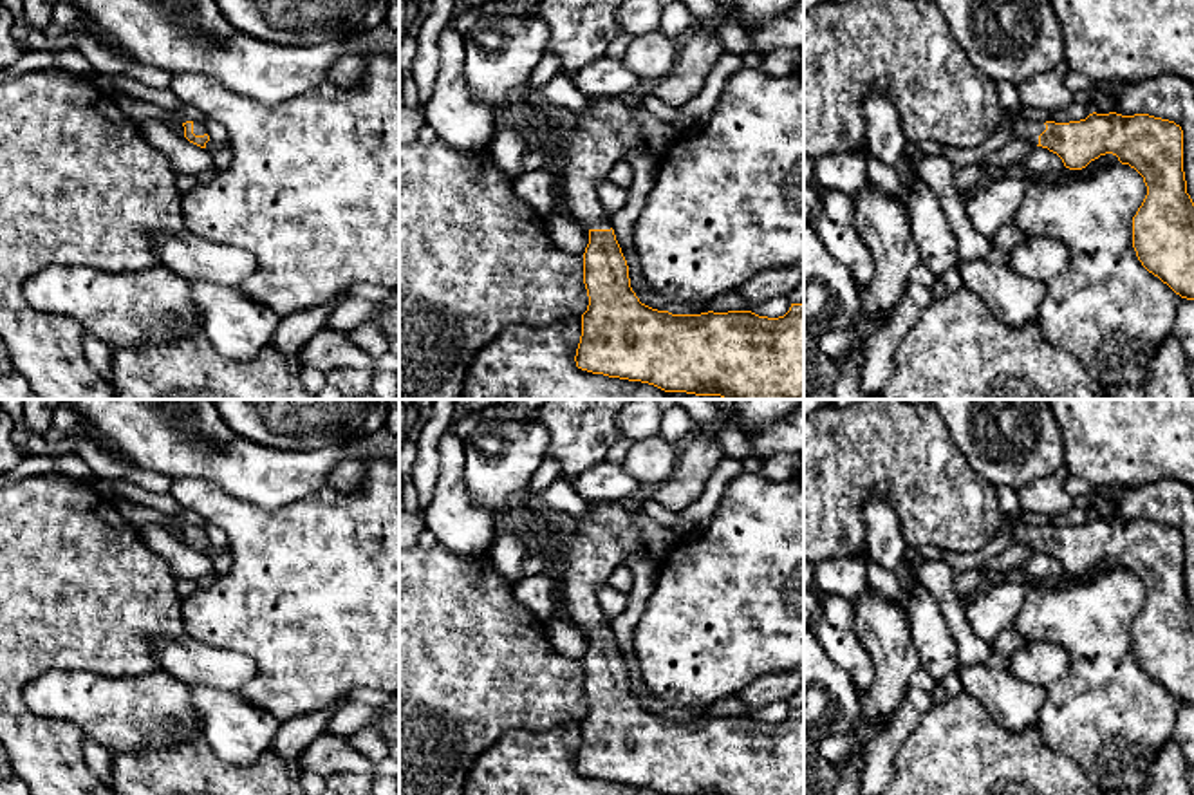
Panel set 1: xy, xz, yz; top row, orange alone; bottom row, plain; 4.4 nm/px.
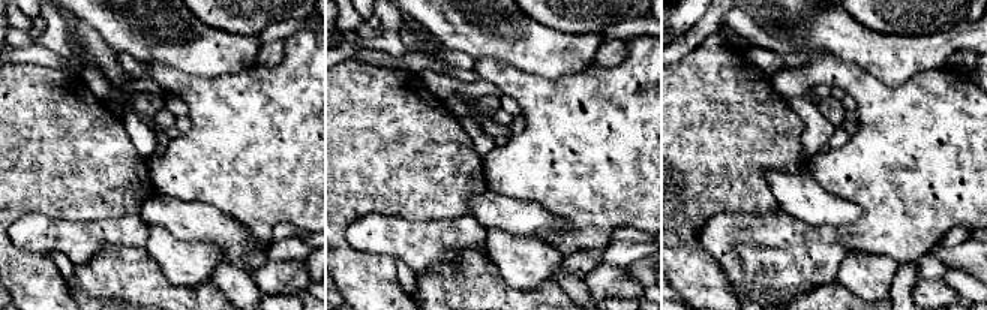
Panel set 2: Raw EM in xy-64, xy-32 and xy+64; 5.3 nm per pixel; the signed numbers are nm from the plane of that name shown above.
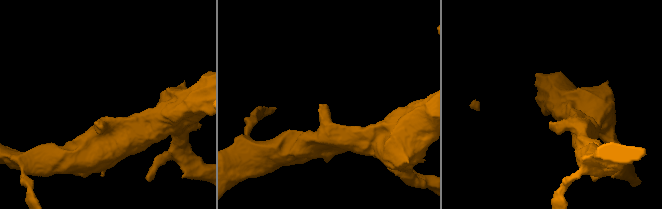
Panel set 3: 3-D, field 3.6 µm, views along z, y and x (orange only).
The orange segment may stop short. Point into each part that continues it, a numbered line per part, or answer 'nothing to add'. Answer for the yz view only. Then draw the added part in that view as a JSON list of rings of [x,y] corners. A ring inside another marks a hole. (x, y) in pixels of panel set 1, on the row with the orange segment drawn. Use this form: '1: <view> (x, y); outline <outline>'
1: yz (1028, 130); outline [[[1019,119],[1017,121],[1017,139],[1030,141],[1033,146],[1039,145],[1039,136],[1046,130],[1044,123],[1039,121],[1028,121],[1028,119]]]

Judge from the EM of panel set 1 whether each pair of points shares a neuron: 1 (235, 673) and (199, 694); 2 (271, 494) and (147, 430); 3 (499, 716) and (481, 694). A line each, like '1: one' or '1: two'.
1: two
2: one
3: one

